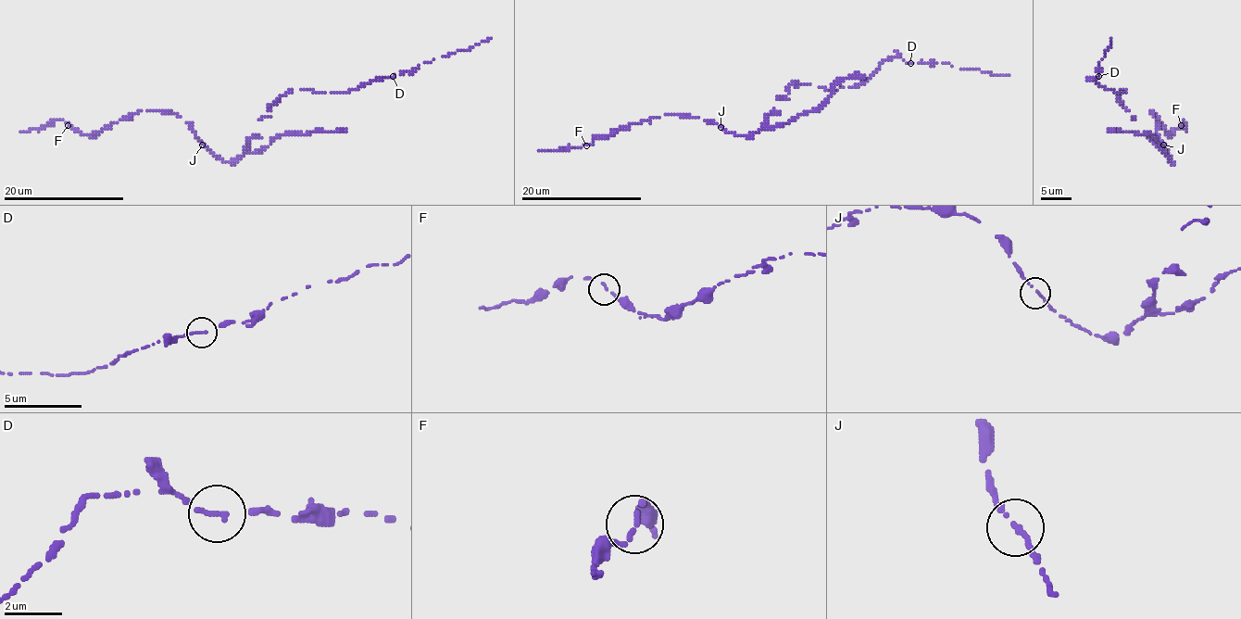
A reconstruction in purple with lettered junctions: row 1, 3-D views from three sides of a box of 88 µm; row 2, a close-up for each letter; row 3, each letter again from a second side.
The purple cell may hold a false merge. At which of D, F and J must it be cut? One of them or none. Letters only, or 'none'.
D

